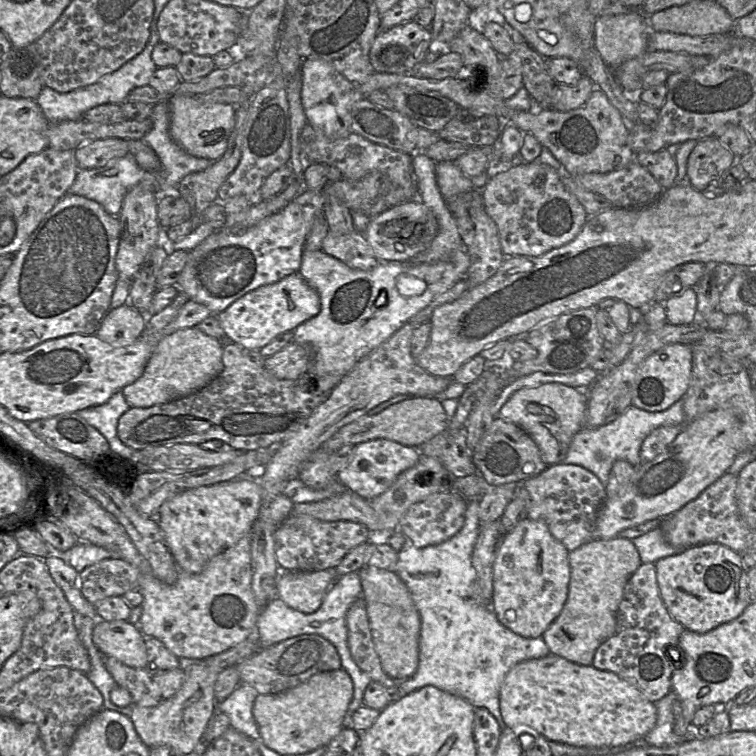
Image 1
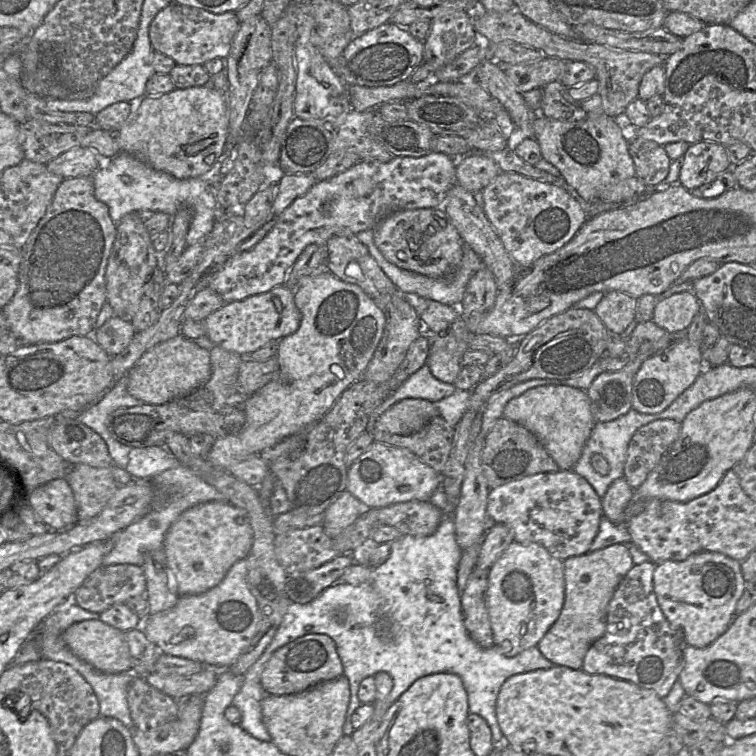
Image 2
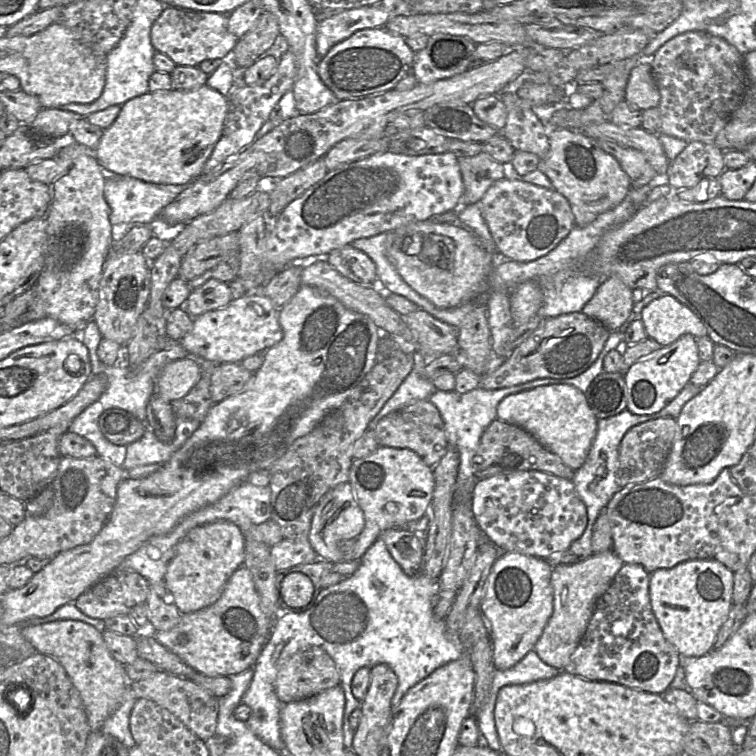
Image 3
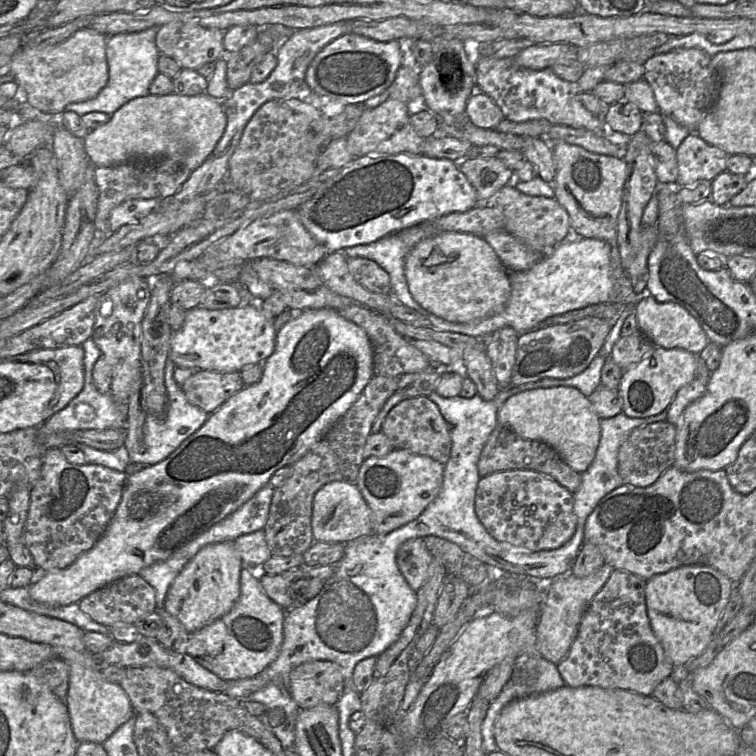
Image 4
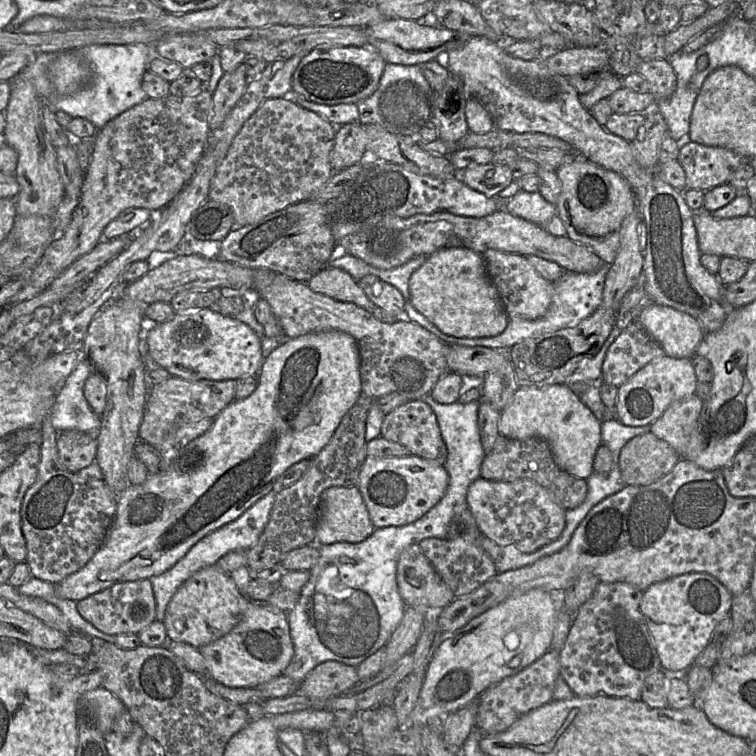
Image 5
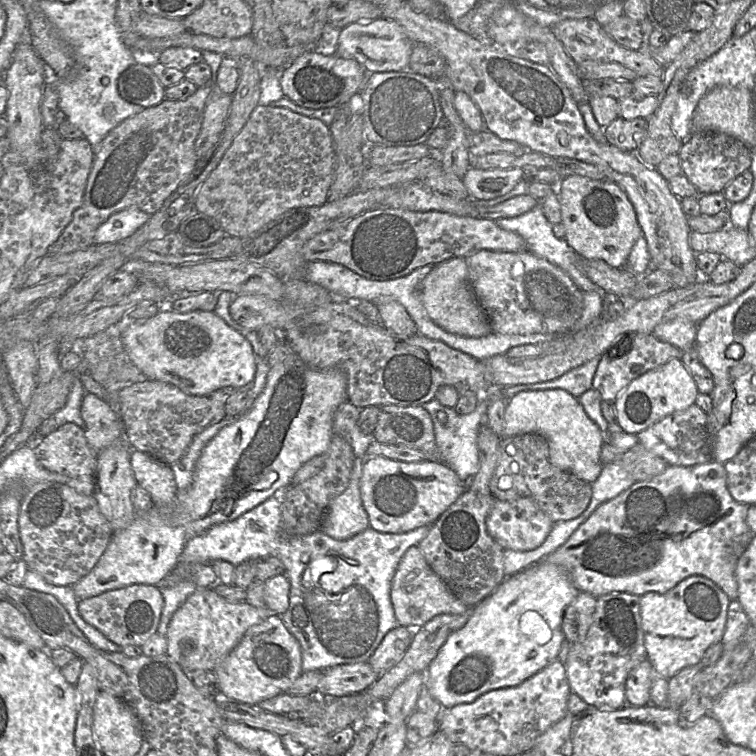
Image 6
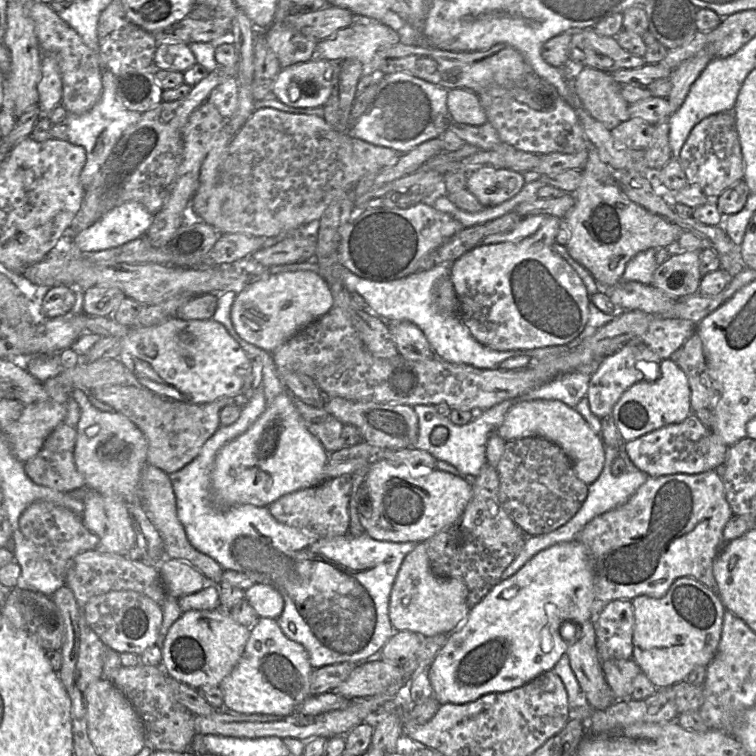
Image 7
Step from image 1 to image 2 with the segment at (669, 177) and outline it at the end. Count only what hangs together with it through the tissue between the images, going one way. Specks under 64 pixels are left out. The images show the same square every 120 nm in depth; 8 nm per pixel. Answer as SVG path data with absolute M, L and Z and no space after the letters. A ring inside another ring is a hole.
M641 138L629 141L636 176L648 186L656 186L666 179L672 160L663 146Z

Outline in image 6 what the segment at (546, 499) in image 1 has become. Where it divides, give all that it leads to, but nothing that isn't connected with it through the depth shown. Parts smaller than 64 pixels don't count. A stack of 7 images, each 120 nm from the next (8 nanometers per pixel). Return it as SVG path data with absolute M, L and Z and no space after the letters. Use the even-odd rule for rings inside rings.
M531 498L512 501L495 500L486 518L489 535L504 549L529 551L536 549L546 540L553 522Z

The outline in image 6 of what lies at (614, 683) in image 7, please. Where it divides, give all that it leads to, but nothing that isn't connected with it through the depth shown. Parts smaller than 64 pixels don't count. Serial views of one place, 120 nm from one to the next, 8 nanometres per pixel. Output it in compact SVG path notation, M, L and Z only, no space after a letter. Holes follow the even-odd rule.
M648 660L642 661L629 672L625 682L626 705L650 704L650 688L654 675L654 668Z

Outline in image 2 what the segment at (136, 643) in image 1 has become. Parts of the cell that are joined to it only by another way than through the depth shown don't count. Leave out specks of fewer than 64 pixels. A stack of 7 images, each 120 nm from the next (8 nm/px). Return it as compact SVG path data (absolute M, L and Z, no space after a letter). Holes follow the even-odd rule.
M85 620L72 624L63 632L62 640L75 656L101 672L118 674L132 671L125 633L101 620Z

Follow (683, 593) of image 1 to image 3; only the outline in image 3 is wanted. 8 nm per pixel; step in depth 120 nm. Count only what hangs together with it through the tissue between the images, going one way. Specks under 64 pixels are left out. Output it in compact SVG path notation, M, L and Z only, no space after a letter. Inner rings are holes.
M688 560L650 574L652 612L664 637L682 658L701 657L712 650L720 627L733 605L733 584L734 573L716 560Z

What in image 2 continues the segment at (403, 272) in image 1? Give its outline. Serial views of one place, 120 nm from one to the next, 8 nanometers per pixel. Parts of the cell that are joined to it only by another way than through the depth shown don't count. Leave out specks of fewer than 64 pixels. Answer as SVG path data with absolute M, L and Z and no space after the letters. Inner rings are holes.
M322 269L303 279L294 290L294 302L301 314L300 325L296 332L279 342L276 354L280 365L279 376L248 396L245 404L246 422L237 434L216 438L206 455L215 466L227 469L311 427L332 408L347 388L362 377L374 356L384 333L386 315L359 286L344 282L330 271Z

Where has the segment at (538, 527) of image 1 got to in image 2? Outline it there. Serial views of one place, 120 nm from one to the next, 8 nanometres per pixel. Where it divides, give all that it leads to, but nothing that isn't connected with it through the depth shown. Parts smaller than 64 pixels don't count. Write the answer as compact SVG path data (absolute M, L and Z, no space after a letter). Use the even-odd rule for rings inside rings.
M513 540L488 573L487 608L494 645L508 657L537 646L558 619L564 598L563 561L540 544Z

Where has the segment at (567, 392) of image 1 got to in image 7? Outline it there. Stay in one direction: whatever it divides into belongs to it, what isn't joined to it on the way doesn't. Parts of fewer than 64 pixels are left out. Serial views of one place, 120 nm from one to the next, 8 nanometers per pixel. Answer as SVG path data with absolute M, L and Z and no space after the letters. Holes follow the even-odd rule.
M519 400L509 409L497 430L505 441L538 436L559 446L568 456L576 476L588 486L600 476L605 460L605 444L595 434L584 418L566 404L557 400Z

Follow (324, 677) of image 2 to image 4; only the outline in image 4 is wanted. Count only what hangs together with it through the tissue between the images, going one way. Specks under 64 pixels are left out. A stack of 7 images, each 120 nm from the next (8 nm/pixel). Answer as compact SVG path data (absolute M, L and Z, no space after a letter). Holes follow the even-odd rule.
M308 661L297 666L290 673L290 695L300 709L309 709L321 704L336 705L343 688L344 677L341 667L331 661Z

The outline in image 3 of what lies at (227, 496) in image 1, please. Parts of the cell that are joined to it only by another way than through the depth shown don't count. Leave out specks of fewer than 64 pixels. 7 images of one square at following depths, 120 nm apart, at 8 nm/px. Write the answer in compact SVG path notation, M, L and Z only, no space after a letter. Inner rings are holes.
M218 521L193 528L177 544L175 555L164 577L167 591L181 614L192 613L214 604L231 575L245 559L245 538L234 523Z

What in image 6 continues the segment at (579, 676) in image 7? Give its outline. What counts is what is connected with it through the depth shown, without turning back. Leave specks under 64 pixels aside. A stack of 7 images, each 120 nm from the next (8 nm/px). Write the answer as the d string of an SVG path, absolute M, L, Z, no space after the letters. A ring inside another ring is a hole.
M580 591L563 615L562 630L569 645L582 642L593 621L596 597Z

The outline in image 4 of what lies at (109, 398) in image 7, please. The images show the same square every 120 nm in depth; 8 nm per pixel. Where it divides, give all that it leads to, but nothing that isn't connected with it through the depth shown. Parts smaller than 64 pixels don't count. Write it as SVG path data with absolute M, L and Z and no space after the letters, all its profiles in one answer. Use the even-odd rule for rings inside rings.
M194 370L180 387L191 405L211 414L244 386L239 372Z

